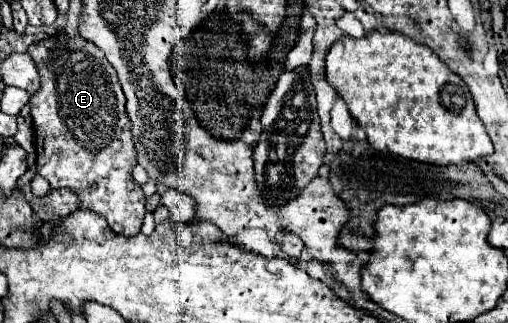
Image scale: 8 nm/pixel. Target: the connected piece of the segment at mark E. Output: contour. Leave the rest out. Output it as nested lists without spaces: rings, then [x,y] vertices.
[[[58,32],[46,40],[34,42],[26,50],[38,68],[40,90],[30,98],[32,126],[36,134],[36,168],[42,178],[50,182],[52,188],[68,188],[76,192],[80,200],[78,210],[90,210],[108,222],[112,232],[134,236],[140,232],[144,220],[144,192],[140,184],[132,178],[132,168],[136,166],[136,152],[130,134],[130,120],[124,110],[124,94],[116,78],[114,68],[106,60],[104,52],[82,36],[66,36]]]

